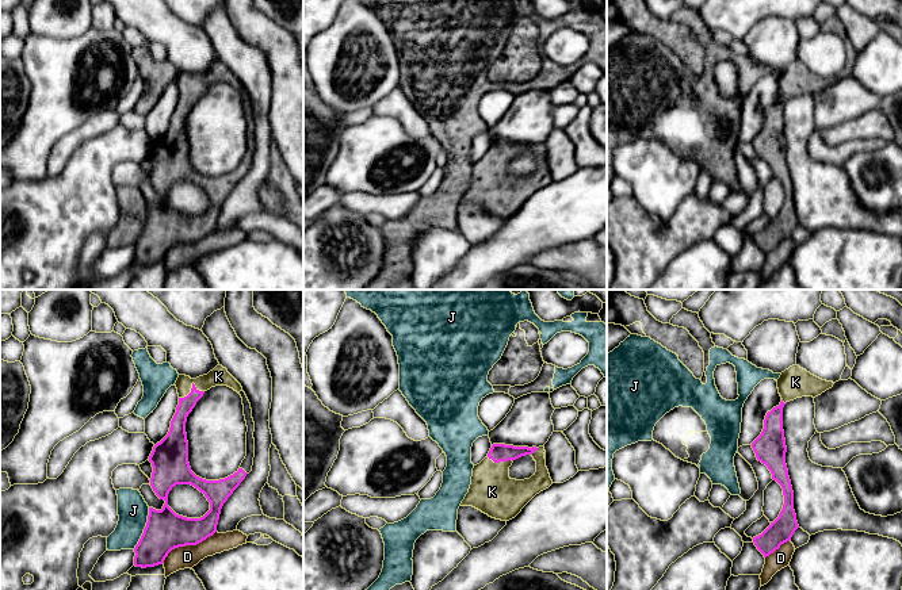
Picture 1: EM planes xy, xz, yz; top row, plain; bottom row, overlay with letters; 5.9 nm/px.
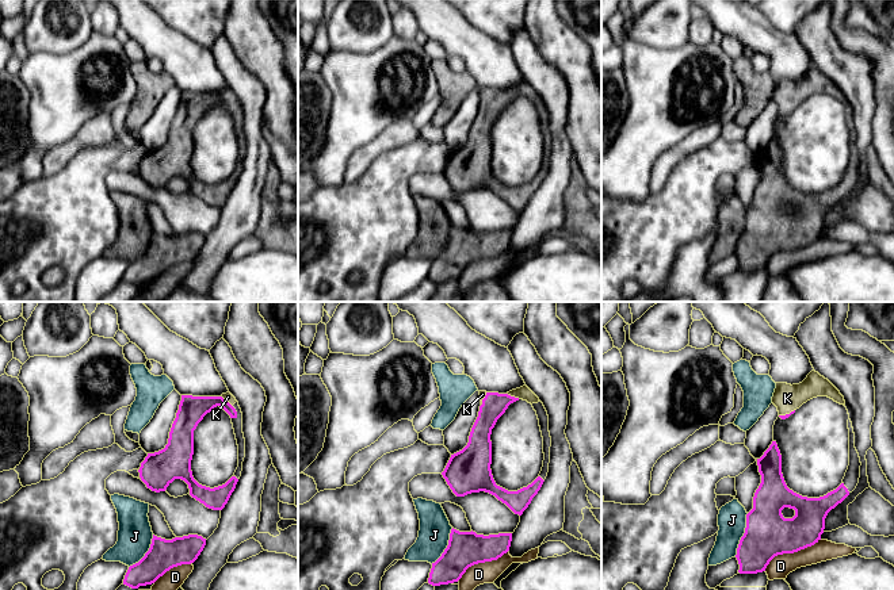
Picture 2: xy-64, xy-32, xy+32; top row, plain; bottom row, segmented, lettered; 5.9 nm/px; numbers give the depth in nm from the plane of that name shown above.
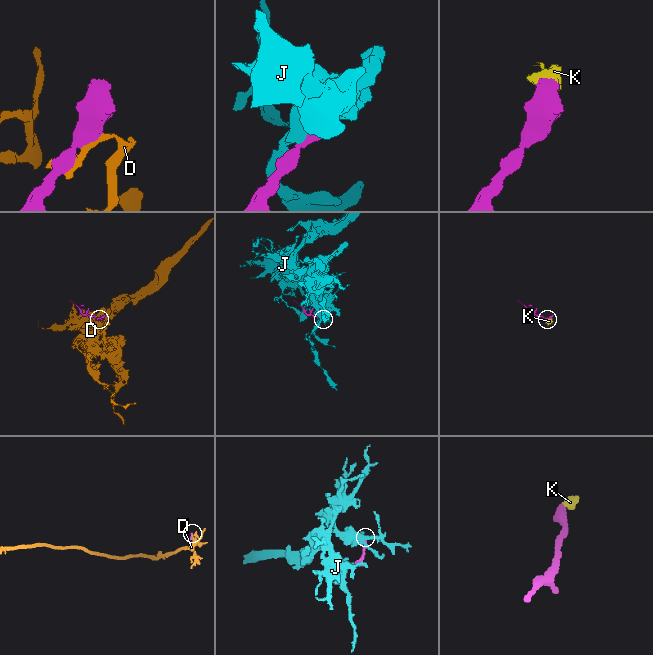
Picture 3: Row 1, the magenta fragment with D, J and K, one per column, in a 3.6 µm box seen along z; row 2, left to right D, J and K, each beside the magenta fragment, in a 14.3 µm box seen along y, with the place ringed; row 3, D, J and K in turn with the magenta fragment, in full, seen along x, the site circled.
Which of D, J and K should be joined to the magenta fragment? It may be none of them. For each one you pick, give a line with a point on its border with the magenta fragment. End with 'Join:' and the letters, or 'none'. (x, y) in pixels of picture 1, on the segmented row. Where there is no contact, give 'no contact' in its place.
K: xy (191, 390)
Join: K

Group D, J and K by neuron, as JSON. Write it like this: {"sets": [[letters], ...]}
{"sets": [["D"], ["J"], ["K"]]}

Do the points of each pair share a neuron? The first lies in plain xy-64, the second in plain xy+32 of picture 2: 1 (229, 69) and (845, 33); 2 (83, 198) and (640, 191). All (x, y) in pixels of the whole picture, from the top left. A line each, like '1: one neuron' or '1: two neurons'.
1: two neurons
2: two neurons

